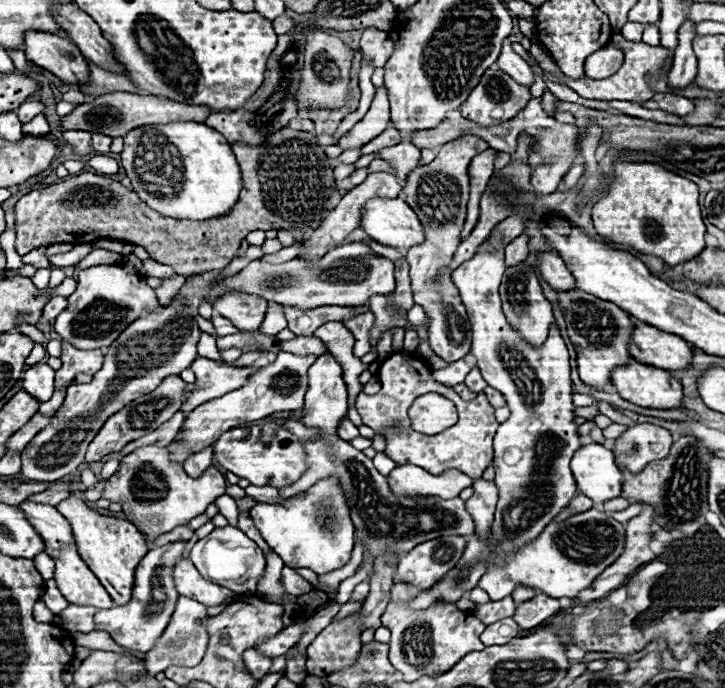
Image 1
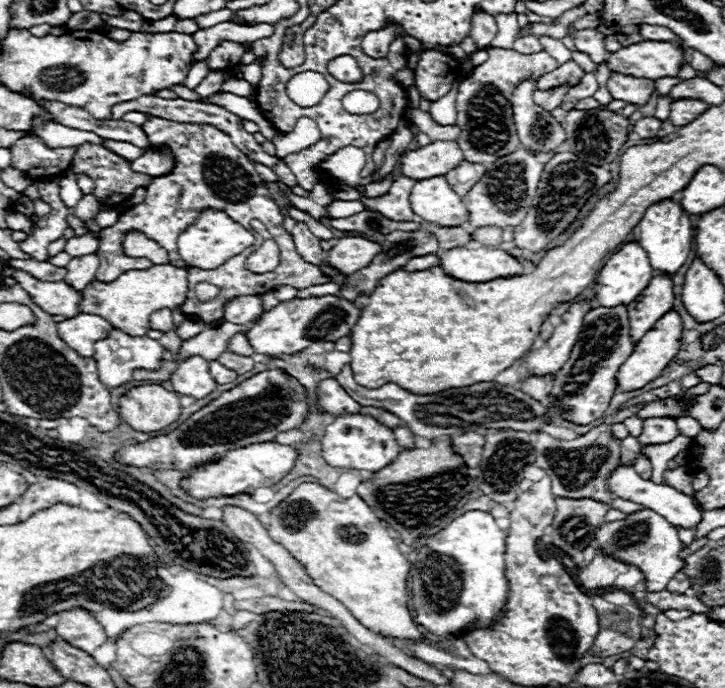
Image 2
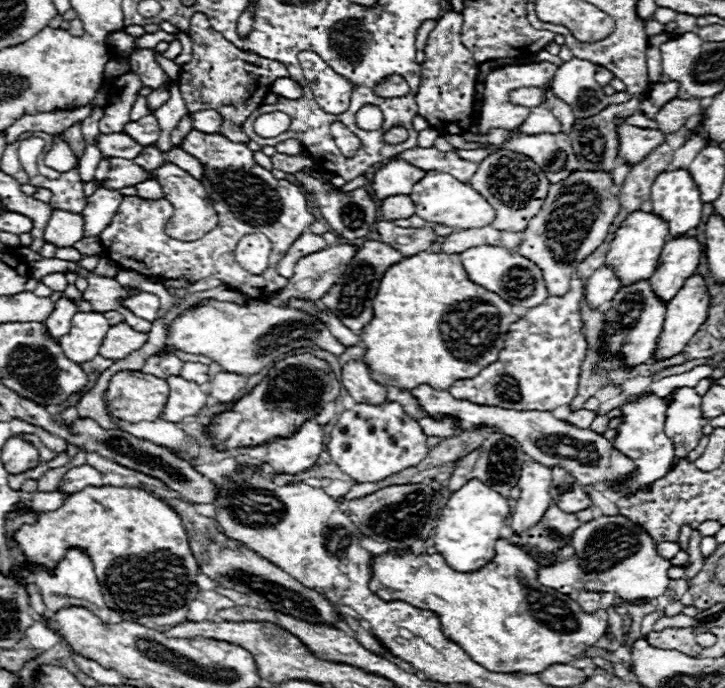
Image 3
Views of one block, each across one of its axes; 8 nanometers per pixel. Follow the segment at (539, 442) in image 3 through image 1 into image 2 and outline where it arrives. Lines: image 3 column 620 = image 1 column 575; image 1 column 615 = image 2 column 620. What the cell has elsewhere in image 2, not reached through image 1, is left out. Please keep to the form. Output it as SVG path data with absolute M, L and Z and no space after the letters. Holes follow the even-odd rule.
M624 460L610 476L608 476L608 492L616 498L624 498L624 500L630 500L630 502L636 502L644 508L650 508L650 510L656 510L656 514L664 516L668 522L672 524L680 524L680 526L686 526L686 528L694 528L700 518L702 518L702 508L698 506L698 502L678 490L674 490L672 486L668 484L654 484L652 480L644 480L636 470L634 466Z

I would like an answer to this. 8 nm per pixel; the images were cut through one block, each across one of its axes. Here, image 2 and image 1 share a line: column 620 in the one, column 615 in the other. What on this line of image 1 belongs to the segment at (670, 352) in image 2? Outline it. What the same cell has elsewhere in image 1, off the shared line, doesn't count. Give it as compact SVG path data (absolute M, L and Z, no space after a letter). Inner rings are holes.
M628 360L610 372L616 392L638 406L672 410L682 406L682 384L670 372L656 366L646 366L638 360Z

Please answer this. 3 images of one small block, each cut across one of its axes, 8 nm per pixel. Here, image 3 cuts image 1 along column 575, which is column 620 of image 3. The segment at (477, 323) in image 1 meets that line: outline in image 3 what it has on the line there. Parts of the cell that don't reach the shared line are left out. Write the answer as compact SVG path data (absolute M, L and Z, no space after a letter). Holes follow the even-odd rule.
M640 394L638 400L628 402L620 406L622 410L622 424L616 428L618 434L612 440L616 450L620 450L626 458L632 458L636 462L636 474L630 474L628 480L620 482L618 488L612 488L614 492L628 496L634 494L636 490L644 486L652 486L652 482L664 478L672 470L672 460L674 460L674 444L672 440L664 434L664 420L666 420L666 402L658 398L656 394Z

